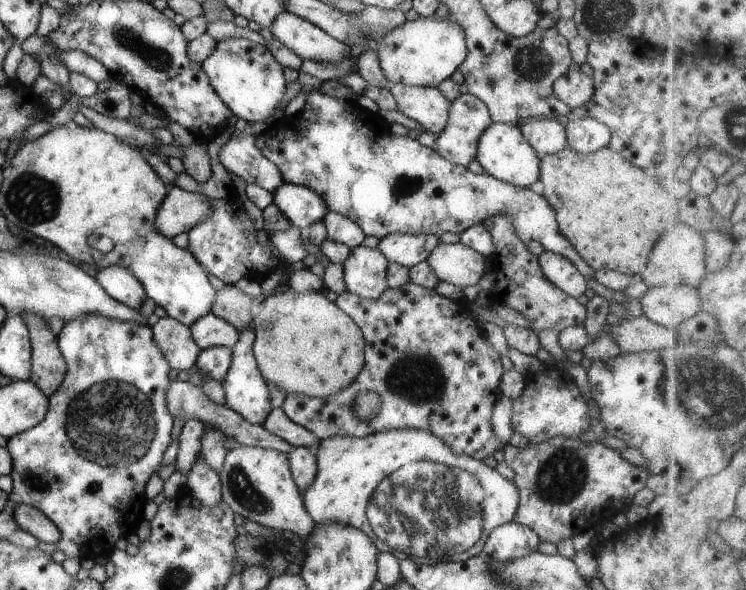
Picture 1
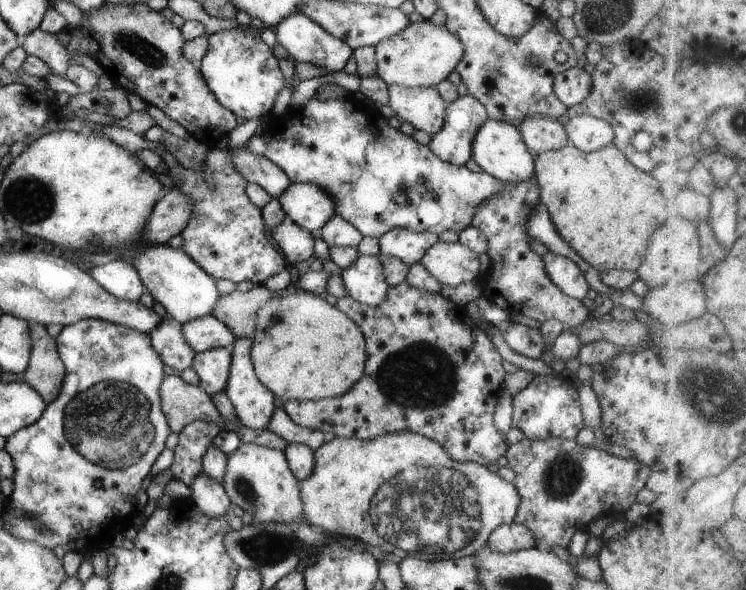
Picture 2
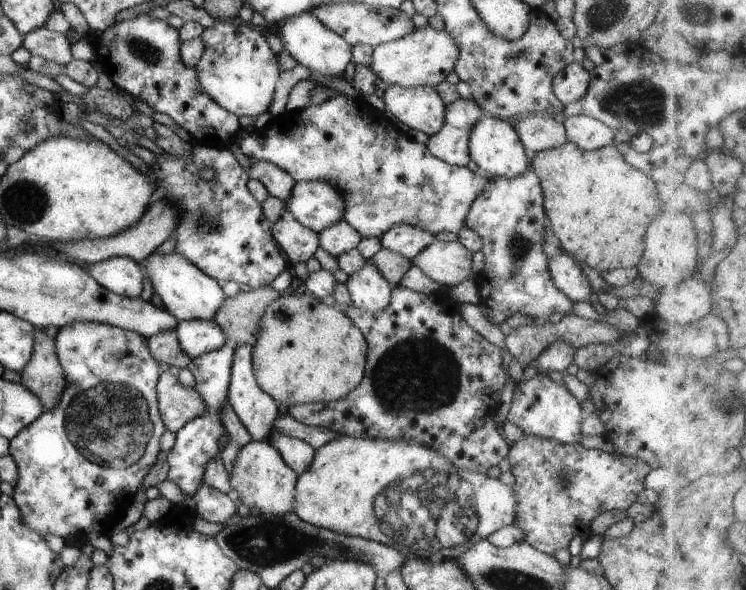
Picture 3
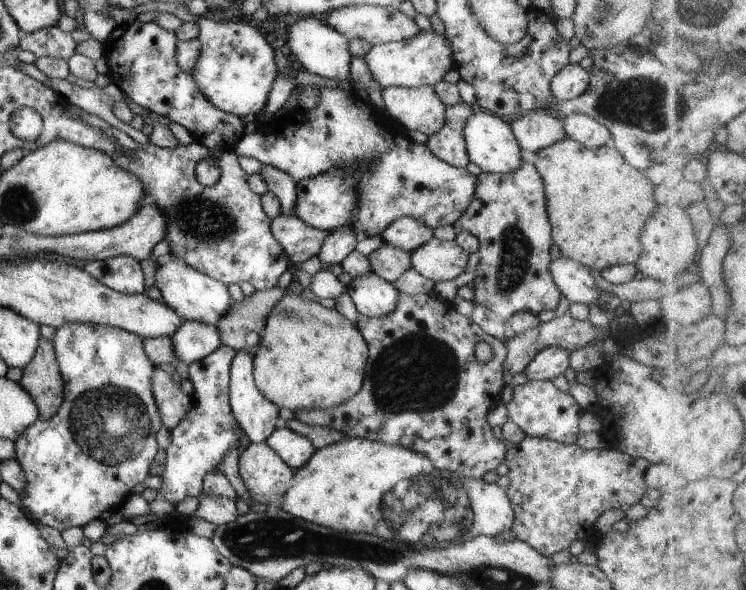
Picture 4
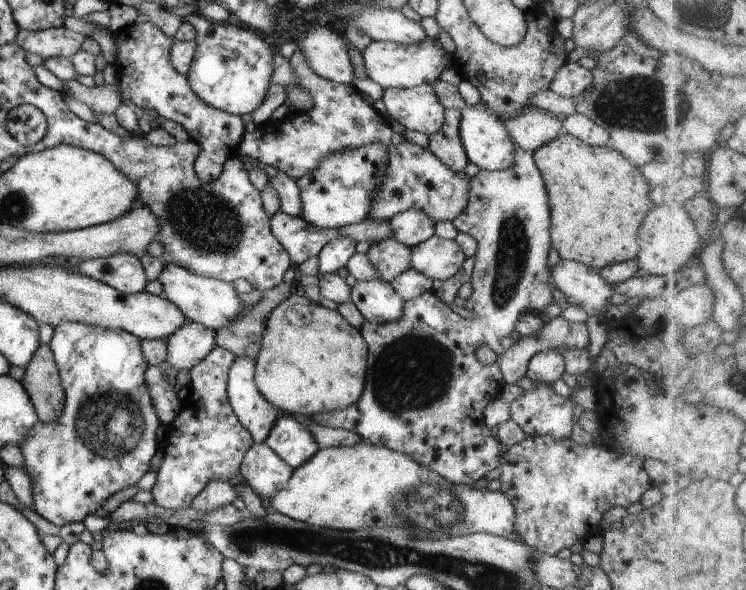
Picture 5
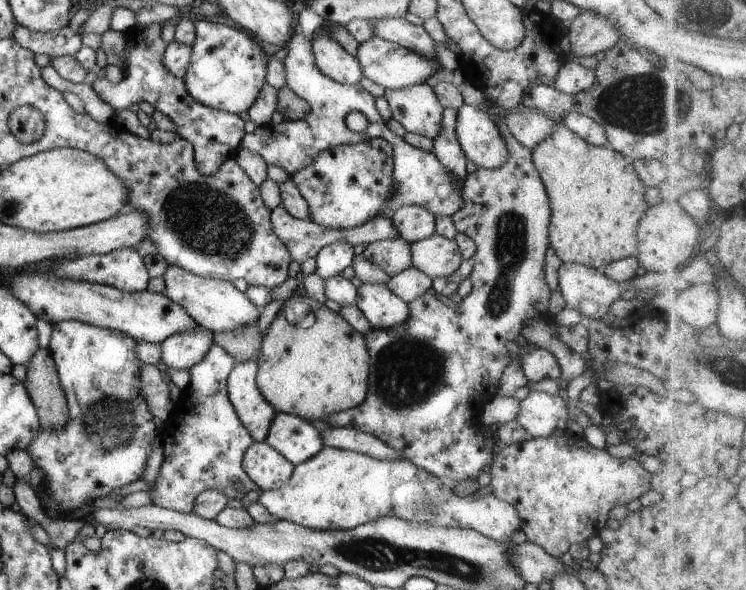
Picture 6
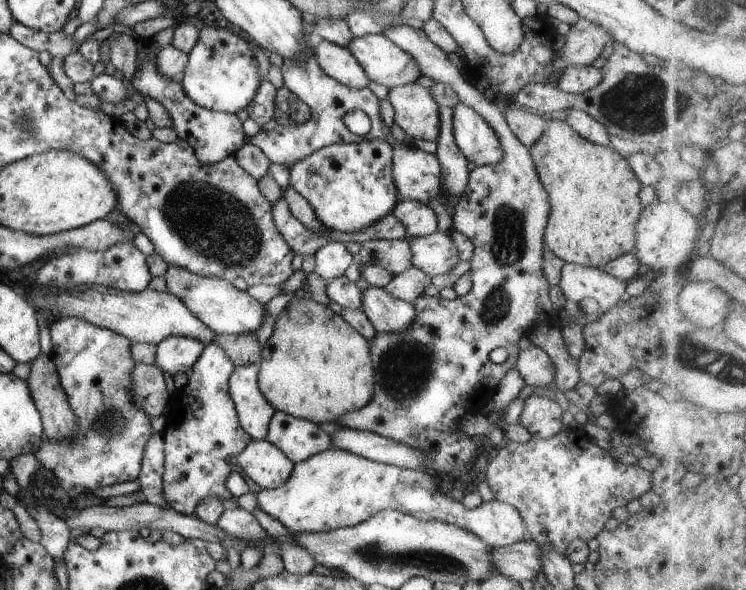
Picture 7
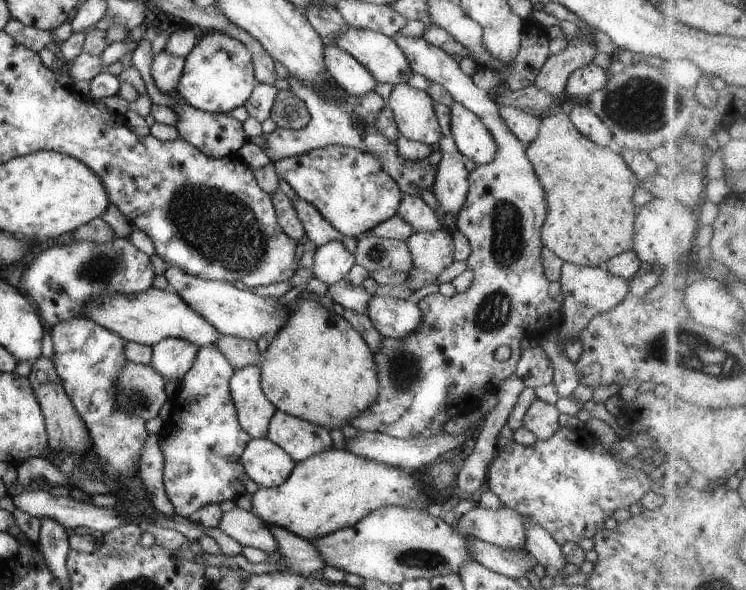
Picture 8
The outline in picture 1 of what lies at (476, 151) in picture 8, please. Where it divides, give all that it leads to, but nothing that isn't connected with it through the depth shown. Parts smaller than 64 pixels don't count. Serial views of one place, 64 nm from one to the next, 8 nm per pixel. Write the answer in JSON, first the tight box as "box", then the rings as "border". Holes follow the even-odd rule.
{"box":[476,121,540,189],"border":[[[492,121],[478,140],[477,152],[476,160],[480,162],[484,173],[493,176],[496,180],[525,189],[530,189],[532,184],[540,180],[540,158],[517,125]]]}

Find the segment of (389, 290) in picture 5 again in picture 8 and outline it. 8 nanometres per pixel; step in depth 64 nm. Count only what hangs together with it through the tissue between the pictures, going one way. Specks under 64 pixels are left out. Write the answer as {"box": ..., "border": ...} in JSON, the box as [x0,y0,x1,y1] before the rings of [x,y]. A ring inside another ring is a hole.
{"box":[366,296,422,338],"border":[[[370,296],[366,316],[384,338],[406,338],[422,324],[422,310],[407,300]]]}

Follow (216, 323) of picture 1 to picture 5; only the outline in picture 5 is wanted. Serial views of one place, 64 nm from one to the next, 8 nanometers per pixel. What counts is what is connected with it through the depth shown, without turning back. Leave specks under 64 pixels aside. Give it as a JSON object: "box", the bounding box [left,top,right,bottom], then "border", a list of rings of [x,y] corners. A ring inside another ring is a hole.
{"box":[166,321,216,370],"border":[[[187,321],[184,326],[166,339],[166,362],[172,364],[176,370],[186,368],[191,370],[211,350],[216,348],[216,332],[200,323]]]}

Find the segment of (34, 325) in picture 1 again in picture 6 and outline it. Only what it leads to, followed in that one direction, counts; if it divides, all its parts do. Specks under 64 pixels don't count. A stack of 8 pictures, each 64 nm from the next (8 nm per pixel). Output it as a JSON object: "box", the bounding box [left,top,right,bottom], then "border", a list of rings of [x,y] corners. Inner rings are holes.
{"box":[23,348,70,430],"border":[[[39,348],[26,366],[23,382],[32,404],[36,407],[41,428],[62,430],[70,416],[66,395],[49,348]]]}

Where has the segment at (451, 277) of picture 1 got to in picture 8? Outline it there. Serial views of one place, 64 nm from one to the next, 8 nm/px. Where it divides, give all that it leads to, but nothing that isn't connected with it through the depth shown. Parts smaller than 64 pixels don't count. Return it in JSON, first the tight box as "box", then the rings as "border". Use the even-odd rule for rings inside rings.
{"box":[406,229,456,276],"border":[[[446,229],[414,231],[406,240],[413,266],[438,276],[456,261],[453,236]]]}

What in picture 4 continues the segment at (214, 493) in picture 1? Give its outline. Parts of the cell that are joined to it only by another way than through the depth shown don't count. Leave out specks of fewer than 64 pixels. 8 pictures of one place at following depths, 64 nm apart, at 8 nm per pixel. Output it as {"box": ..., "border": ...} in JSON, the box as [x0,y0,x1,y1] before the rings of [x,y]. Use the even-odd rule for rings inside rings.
{"box":[193,492,239,526],"border":[[[204,492],[198,496],[198,500],[199,505],[193,516],[200,520],[207,520],[218,526],[234,522],[239,517],[234,500],[214,498]]]}

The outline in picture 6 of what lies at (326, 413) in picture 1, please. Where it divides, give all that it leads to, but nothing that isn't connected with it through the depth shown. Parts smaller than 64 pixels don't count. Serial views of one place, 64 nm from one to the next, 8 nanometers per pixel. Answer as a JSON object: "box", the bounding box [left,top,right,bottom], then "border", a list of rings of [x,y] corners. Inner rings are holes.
{"box":[324,104,551,485],"border":[[[485,104],[486,109],[489,109],[489,113],[492,115],[495,121],[497,130],[504,138],[507,147],[507,159],[505,164],[494,169],[484,169],[479,167],[474,174],[469,174],[466,181],[462,185],[461,198],[463,201],[462,207],[452,216],[454,226],[458,233],[463,233],[468,236],[476,246],[476,253],[472,258],[474,264],[474,270],[472,270],[469,276],[473,283],[471,294],[465,297],[458,305],[460,310],[454,310],[452,306],[446,306],[444,302],[440,302],[435,295],[430,292],[426,292],[420,295],[416,300],[408,303],[410,308],[410,316],[406,322],[394,326],[394,328],[388,328],[388,330],[378,330],[372,328],[370,332],[364,334],[366,339],[366,346],[369,352],[369,392],[366,396],[366,400],[360,404],[360,406],[354,406],[350,410],[344,410],[342,412],[332,414],[328,418],[324,418],[324,422],[330,427],[350,427],[360,432],[370,434],[370,436],[376,436],[378,440],[381,440],[388,448],[394,448],[398,450],[398,454],[416,464],[418,468],[422,468],[430,474],[440,478],[445,484],[456,485],[467,479],[476,480],[480,472],[487,470],[493,462],[493,456],[499,448],[499,443],[496,439],[486,436],[486,430],[480,426],[480,415],[482,406],[485,406],[492,398],[496,396],[498,386],[501,382],[502,374],[504,370],[512,363],[513,357],[508,352],[508,342],[515,341],[515,339],[522,333],[522,330],[527,326],[527,323],[532,321],[532,318],[536,318],[536,314],[544,316],[548,314],[548,301],[551,298],[551,290],[545,280],[545,255],[549,246],[548,226],[551,220],[551,207],[549,206],[549,197],[547,196],[545,187],[541,182],[538,175],[536,166],[533,164],[532,152],[524,147],[509,131],[504,124],[504,118],[502,114],[495,108]]]}

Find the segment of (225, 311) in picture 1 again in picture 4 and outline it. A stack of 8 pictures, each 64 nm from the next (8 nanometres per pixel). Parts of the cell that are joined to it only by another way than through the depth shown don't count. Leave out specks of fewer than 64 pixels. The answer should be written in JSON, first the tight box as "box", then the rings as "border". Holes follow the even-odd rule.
{"box":[216,287,287,356],"border":[[[274,287],[255,291],[242,301],[234,302],[230,312],[216,324],[222,336],[222,345],[235,352],[250,352],[254,356],[258,350],[257,340],[264,330],[268,314],[272,312],[272,306],[276,306],[276,302],[282,300],[287,292],[285,288]]]}

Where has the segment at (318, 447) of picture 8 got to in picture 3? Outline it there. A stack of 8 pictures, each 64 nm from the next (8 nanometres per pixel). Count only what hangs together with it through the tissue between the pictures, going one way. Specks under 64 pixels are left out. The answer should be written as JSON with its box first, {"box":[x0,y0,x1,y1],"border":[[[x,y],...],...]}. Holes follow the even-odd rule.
{"box":[271,432,315,476],"border":[[[275,432],[272,435],[271,445],[280,452],[284,462],[296,472],[297,476],[300,476],[302,472],[306,472],[306,468],[312,464],[315,448],[312,448],[311,444]]]}

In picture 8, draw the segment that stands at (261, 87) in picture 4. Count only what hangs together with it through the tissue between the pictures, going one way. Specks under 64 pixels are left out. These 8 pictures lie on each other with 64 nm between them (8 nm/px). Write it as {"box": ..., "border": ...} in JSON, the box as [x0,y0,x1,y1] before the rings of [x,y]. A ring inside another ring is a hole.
{"box":[176,31,256,114],"border":[[[206,31],[188,56],[185,56],[182,78],[176,91],[190,106],[204,112],[220,114],[244,106],[256,85],[254,64],[248,48],[228,34]]]}

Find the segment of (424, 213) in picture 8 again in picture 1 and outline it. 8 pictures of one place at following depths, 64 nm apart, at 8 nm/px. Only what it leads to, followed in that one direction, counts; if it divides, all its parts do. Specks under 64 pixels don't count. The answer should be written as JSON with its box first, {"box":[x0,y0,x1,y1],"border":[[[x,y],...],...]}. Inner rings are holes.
{"box":[377,234,441,268],"border":[[[388,234],[379,240],[377,248],[386,256],[390,264],[400,264],[412,268],[419,262],[426,261],[430,252],[441,243],[439,237],[424,234]]]}

